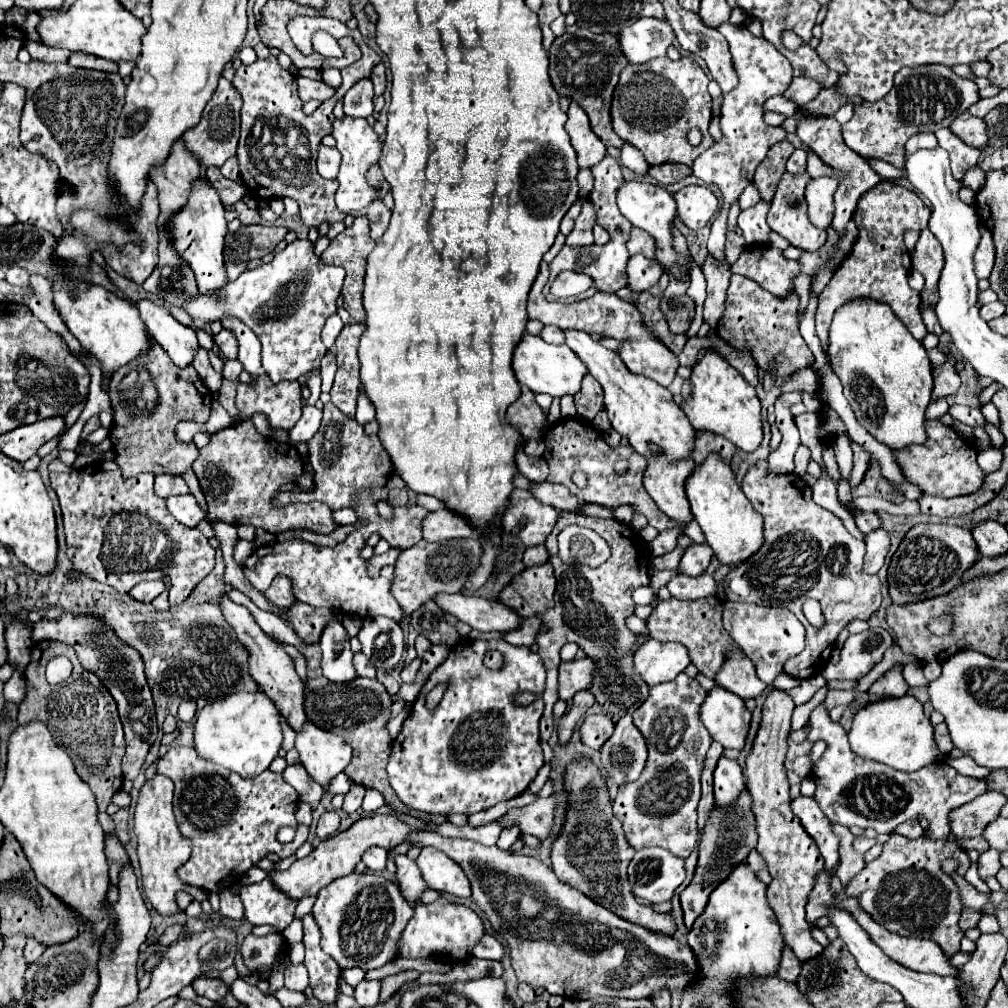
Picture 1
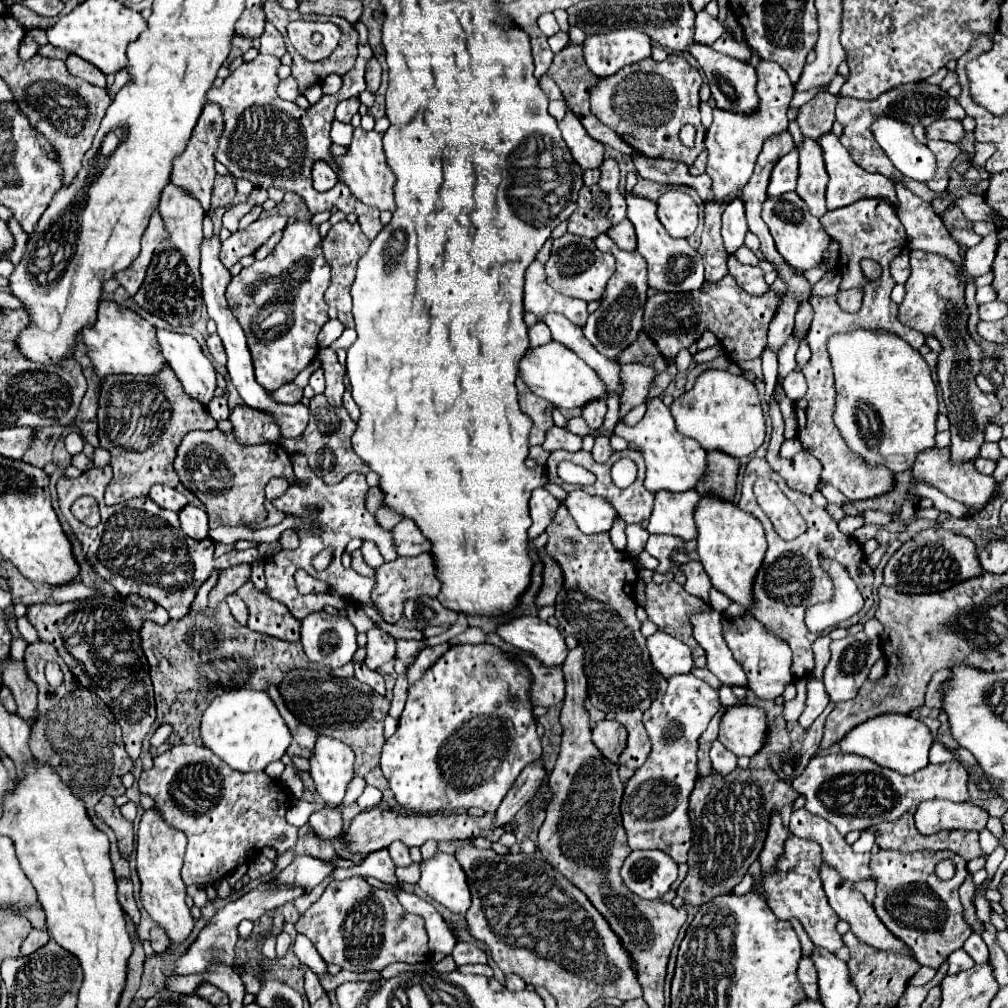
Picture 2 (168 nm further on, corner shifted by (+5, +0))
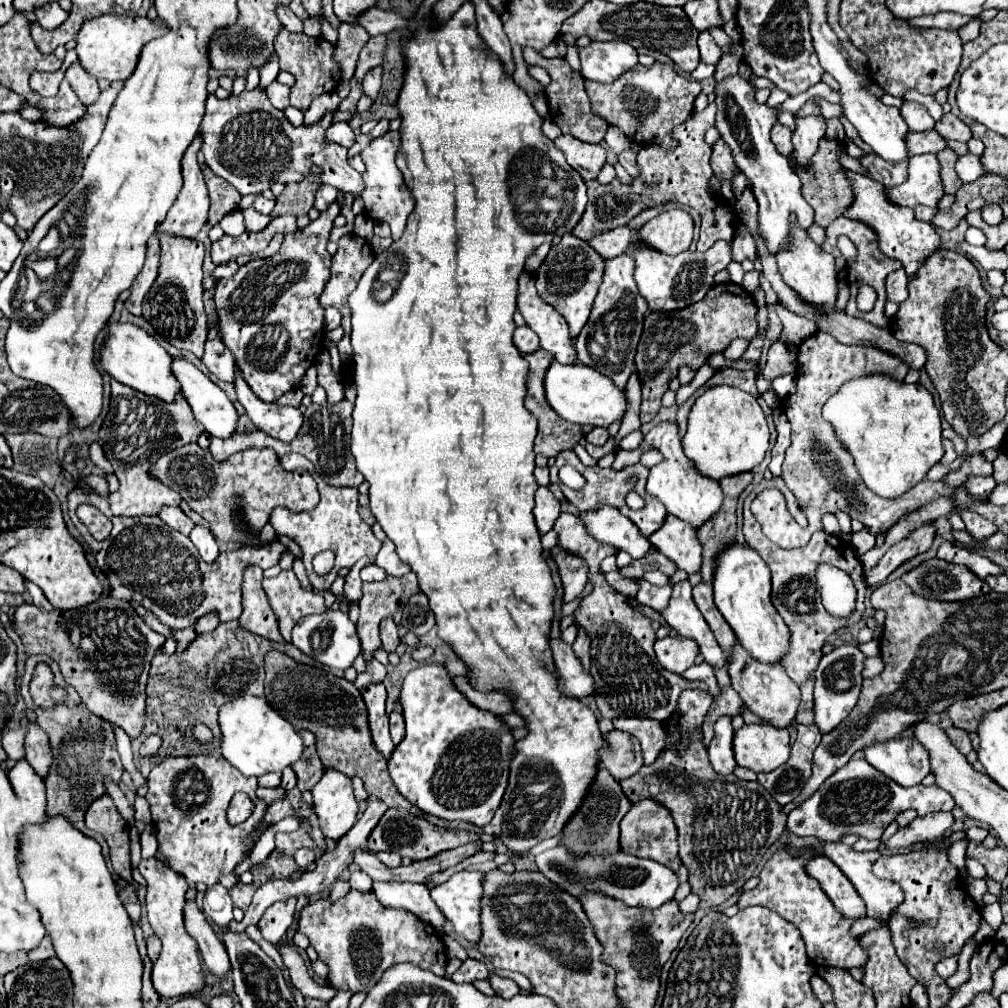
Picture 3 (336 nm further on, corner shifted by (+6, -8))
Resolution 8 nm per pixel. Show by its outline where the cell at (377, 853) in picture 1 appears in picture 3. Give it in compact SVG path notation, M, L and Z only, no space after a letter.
M373 882L373 892L377 900L391 908L407 908L423 922L431 924L439 932L445 932L445 914L433 904L429 888L413 882Z

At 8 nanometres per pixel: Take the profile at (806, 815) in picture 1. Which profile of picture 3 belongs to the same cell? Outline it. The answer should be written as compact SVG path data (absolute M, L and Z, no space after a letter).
M825 842L823 844L823 852L827 858L831 858L839 868L841 872L851 880L851 884L855 886L855 890L859 892L859 896L865 900L865 906L867 906L867 916L869 918L875 918L875 920L881 920L881 922L887 922L889 916L897 910L897 906L901 904L903 900L903 892L901 892L901 886L895 884L895 882L889 882L889 880L883 880L883 878L877 878L871 870L873 862L877 862L879 858L883 856L895 856L895 854L909 854L911 852L911 846L907 848L885 848L885 850L869 850L869 852L857 852L853 850L853 846L847 846L847 844L841 844L841 842Z

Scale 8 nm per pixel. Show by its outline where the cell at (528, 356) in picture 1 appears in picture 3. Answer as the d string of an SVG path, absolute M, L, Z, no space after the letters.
M553 360L553 364L547 370L545 376L545 396L551 408L567 422L573 424L589 424L589 426L601 426L609 428L613 422L621 422L627 412L627 398L625 390L617 388L613 380L603 376L601 372L595 372L589 366L583 364L561 364Z

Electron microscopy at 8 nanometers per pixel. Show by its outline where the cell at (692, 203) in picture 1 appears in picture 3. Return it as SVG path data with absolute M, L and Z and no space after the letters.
M669 210L637 230L637 240L649 244L649 248L657 248L665 254L681 254L689 250L693 238L693 220L683 210Z

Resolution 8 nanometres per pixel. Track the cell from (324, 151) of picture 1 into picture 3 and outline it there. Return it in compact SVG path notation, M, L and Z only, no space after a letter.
M323 184L317 194L315 194L315 208L319 212L325 212L333 202L337 200L337 188L329 186L329 184Z

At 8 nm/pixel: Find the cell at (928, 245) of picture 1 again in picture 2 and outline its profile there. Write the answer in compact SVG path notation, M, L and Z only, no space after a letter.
M912 250L910 252L912 274L906 280L906 298L900 304L900 322L928 334L934 334L942 344L942 354L938 356L938 380L944 392L944 402L948 406L950 434L952 434L952 458L954 460L974 460L984 442L984 424L1000 412L1000 402L994 394L984 394L978 390L974 378L980 372L980 346L968 336L966 320L968 310L964 302L964 290L958 282L958 268L950 264L940 254Z

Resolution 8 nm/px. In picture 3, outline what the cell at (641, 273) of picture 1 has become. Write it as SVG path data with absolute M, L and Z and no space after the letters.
M621 254L613 260L605 260L605 276L599 288L599 294L593 302L589 322L575 340L577 358L581 364L609 376L619 388L625 388L629 376L635 370L635 348L643 330L643 318L647 314L645 298L641 298L637 284L633 280L635 260L627 254Z

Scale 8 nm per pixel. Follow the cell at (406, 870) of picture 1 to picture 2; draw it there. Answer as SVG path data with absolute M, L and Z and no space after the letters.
M394 842L388 846L390 850L390 856L394 860L396 866L410 866L412 860L410 860L410 854L408 854L408 846L404 846L402 842Z

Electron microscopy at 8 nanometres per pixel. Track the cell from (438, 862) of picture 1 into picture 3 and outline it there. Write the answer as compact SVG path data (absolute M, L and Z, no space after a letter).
M463 870L453 874L447 882L431 888L431 898L445 912L455 932L477 944L481 938L481 896L483 896L483 872Z

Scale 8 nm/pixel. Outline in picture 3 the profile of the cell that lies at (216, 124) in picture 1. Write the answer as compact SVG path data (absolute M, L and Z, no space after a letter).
M197 136L193 144L185 150L185 156L181 160L183 188L179 192L177 202L169 210L165 222L159 226L157 234L197 238L201 226L207 222L209 196L201 168L197 164L199 148L201 148L201 136Z

